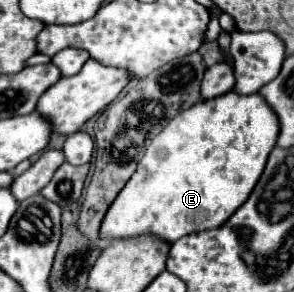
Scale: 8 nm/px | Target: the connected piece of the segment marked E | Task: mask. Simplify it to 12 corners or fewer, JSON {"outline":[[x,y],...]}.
{"outline":[[198,101],[148,145],[100,239],[174,243],[250,197],[278,119]]}

